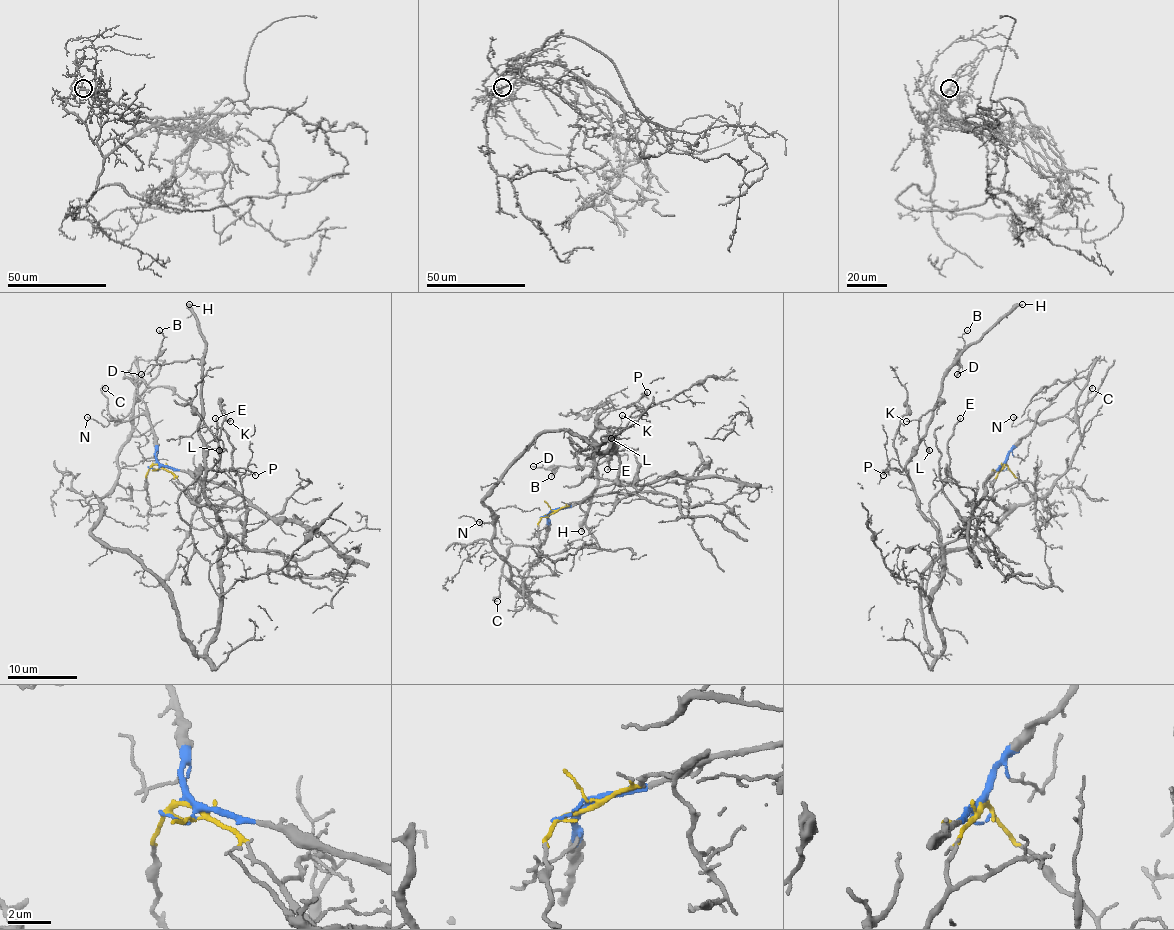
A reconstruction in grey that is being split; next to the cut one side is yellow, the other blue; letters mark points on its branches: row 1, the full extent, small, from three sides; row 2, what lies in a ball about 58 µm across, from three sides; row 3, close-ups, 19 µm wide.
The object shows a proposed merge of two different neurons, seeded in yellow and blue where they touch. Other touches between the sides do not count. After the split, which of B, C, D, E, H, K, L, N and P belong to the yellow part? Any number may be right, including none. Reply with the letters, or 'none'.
B, D, H, K, L, P

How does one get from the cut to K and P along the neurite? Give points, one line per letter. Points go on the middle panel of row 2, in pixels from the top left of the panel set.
K: (551, 513), (617, 477), (619, 452), (596, 414), (600, 428), (617, 426), (622, 414)
P: (551, 513), (579, 503), (617, 477), (617, 446), (596, 420), (605, 411), (632, 404), (646, 392)

